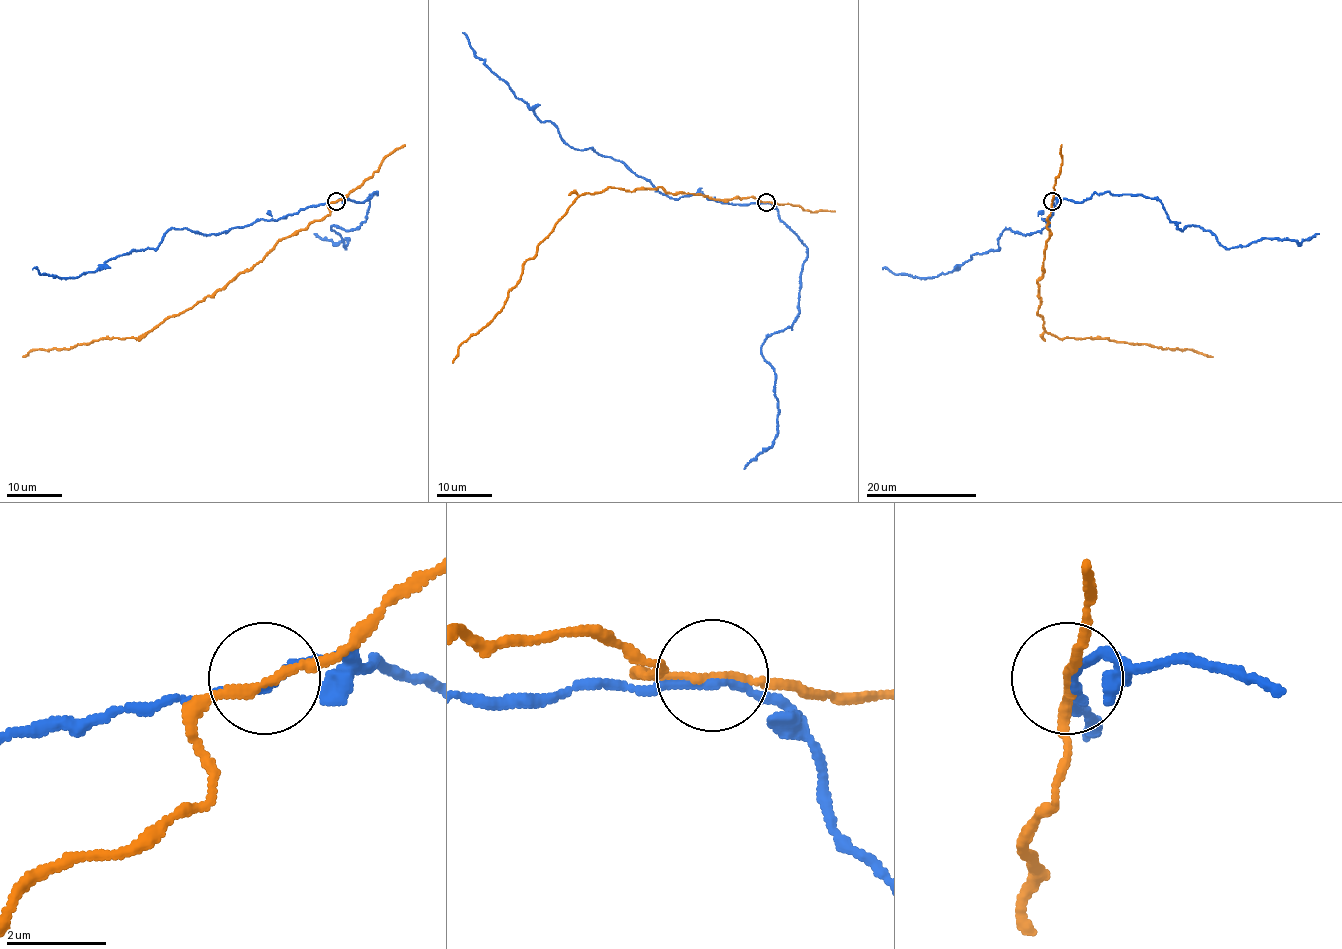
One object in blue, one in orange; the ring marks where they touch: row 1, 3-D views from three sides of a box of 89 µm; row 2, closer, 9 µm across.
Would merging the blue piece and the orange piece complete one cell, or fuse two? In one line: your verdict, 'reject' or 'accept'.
reject

